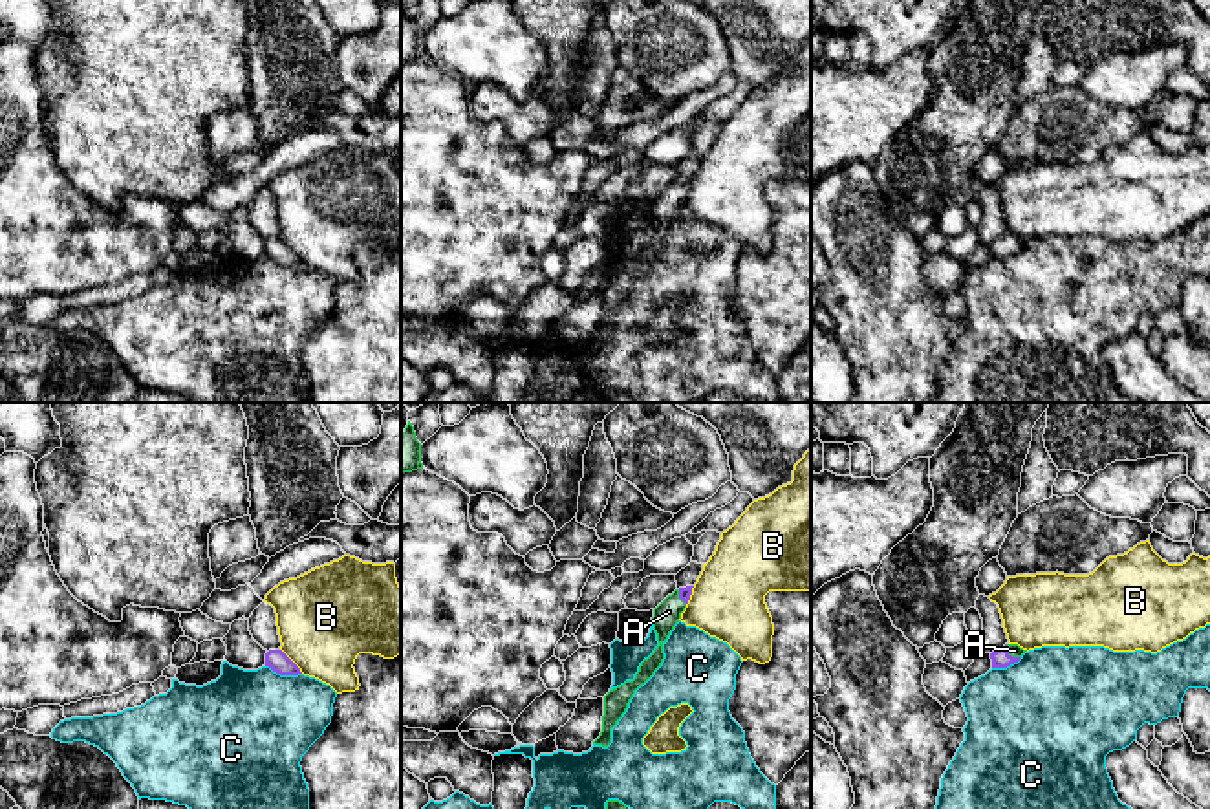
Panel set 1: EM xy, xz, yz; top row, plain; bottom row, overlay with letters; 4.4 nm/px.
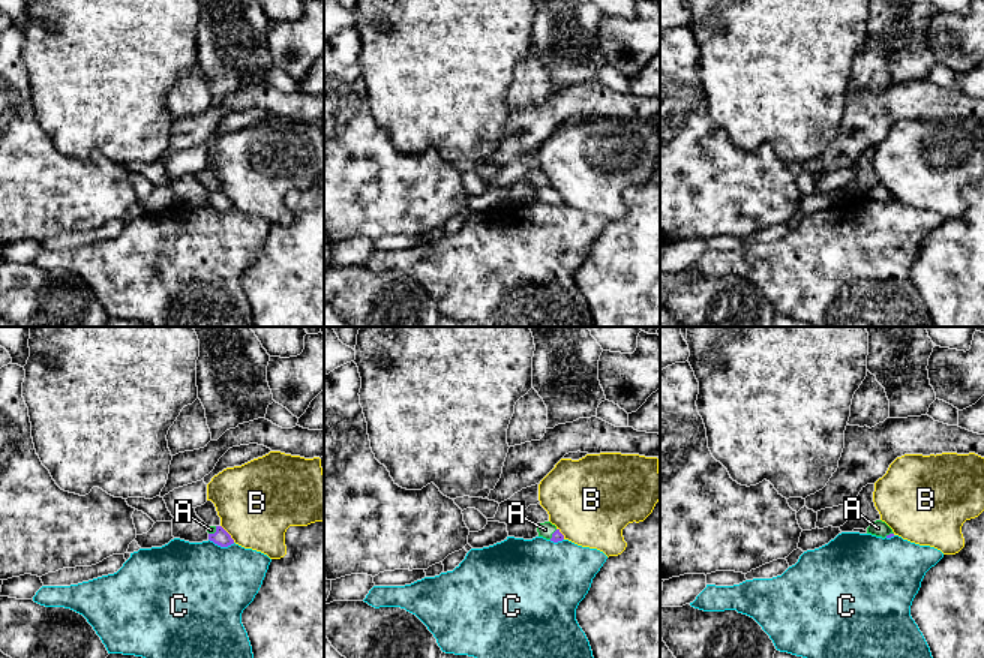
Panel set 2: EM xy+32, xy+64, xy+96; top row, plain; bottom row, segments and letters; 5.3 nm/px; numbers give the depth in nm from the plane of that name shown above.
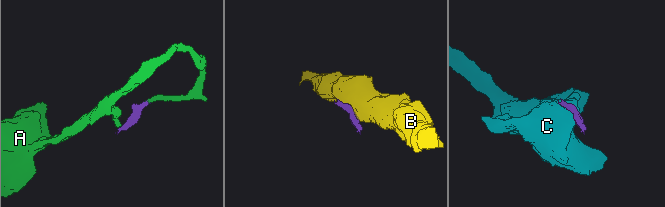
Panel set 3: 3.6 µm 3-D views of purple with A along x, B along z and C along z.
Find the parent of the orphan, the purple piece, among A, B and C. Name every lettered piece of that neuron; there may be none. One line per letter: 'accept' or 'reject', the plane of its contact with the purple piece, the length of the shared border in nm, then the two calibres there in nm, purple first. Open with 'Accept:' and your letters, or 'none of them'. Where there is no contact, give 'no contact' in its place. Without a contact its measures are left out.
Accept: A
A: accept; meets purple in yz; contact 90 nm long; 80 nm thick on the purple side, 60 nm on the other
B: reject; meets purple in xy; contact 150 nm long; 90 nm thick on the purple side, 440 nm on the other
C: reject; meets purple in xy; contact 170 nm long; 90 nm thick on the purple side, 480 nm on the other

